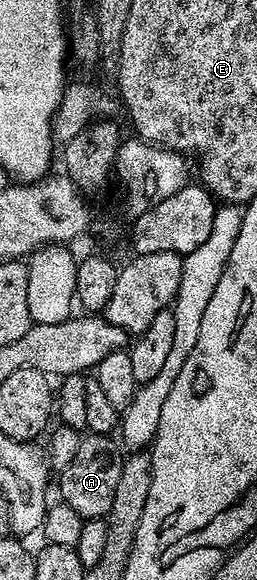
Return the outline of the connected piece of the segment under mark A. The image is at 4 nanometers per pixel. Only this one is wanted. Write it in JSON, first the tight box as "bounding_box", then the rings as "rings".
{"bounding_box":[58,433,124,520],"rings":[[[93,433],[80,437],[77,453],[73,455],[69,468],[65,468],[58,475],[58,497],[67,502],[69,508],[73,508],[73,512],[77,512],[85,520],[106,519],[109,508],[113,504],[113,496],[117,492],[117,483],[121,481],[124,457],[124,451],[114,437]]]}

